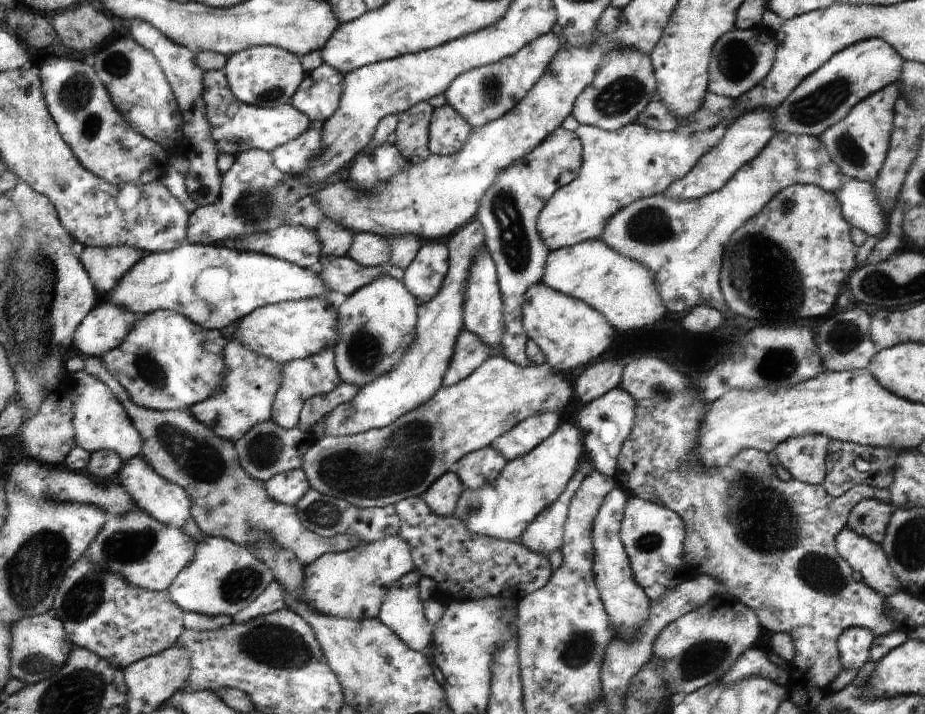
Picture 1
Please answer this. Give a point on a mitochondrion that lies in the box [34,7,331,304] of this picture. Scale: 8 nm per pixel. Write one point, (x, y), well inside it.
(77, 96)

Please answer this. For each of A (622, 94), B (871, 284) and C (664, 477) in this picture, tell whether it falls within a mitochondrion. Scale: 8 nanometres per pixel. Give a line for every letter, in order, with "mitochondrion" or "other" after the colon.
A: mitochondrion
B: mitochondrion
C: other

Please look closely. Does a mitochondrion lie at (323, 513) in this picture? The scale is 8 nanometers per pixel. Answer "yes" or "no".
yes

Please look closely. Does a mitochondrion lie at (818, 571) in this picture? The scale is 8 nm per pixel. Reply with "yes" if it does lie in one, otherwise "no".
yes

